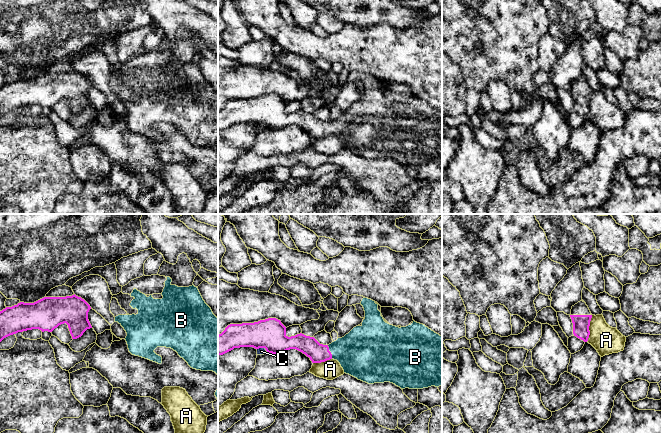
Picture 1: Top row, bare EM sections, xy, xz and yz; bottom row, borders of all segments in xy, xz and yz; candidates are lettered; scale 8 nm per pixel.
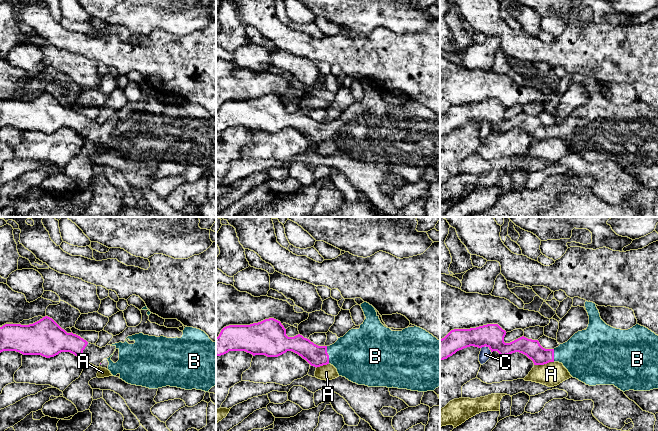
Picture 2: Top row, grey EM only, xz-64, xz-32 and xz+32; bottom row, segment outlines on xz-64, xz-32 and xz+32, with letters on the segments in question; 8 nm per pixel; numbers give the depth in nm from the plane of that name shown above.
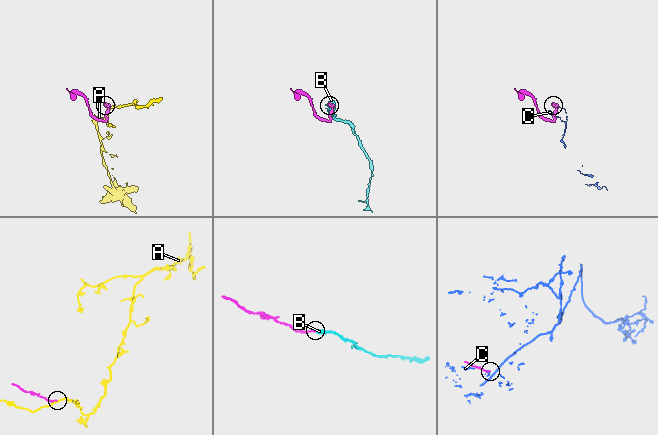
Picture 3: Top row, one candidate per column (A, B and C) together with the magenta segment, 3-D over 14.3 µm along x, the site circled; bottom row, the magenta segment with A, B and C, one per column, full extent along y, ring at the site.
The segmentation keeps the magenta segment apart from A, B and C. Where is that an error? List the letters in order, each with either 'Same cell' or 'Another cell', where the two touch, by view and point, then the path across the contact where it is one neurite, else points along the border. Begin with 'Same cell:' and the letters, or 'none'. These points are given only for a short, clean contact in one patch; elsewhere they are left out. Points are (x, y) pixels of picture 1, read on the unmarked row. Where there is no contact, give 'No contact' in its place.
Same cell: B
A: Another cell. Touches magenta at yz (588, 104). Boundary: yz (592, 91), (589, 97), (589, 113), (586, 117)
B: Same cell. Touches magenta at xz (330, 128). Path across: xz (317, 128), (330, 128), (361, 129)
C: Another cell. Touches magenta at xz (263, 123)

